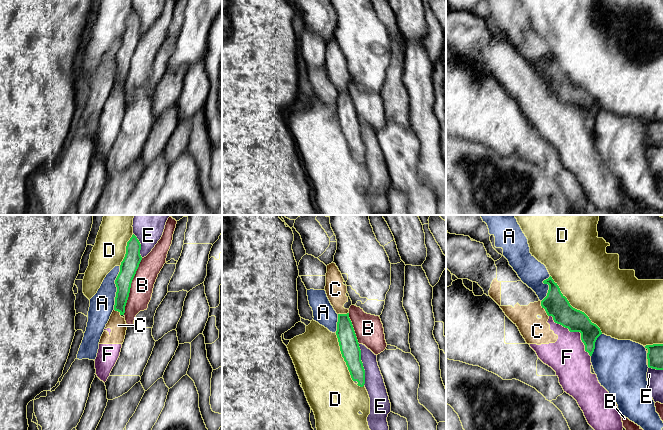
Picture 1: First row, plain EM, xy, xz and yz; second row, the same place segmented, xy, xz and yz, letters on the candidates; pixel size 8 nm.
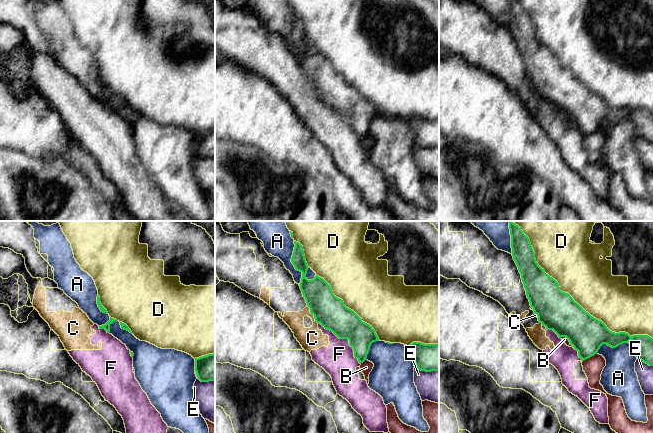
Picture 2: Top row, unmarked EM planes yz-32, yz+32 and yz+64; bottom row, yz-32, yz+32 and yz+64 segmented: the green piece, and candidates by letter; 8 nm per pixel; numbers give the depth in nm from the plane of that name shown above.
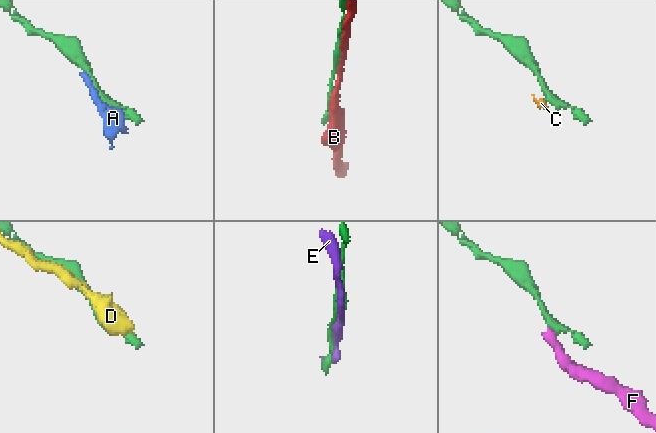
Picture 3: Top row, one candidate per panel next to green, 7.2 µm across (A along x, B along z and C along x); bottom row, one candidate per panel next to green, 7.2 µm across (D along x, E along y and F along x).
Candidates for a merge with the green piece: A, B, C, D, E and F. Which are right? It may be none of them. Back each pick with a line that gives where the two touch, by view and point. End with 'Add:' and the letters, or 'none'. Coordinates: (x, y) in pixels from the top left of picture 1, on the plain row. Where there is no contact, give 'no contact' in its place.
Add: none

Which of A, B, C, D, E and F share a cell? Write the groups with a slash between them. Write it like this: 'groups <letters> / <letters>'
groups A D / B / C F / E

